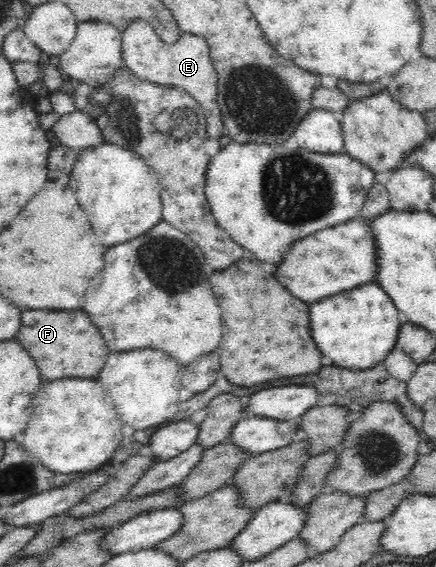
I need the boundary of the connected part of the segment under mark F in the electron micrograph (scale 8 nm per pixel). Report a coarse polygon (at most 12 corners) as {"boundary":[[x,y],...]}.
{"boundary":[[24,311],[16,339],[46,381],[110,353],[82,311]]}

